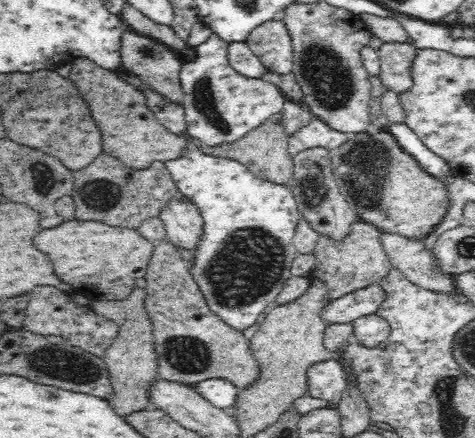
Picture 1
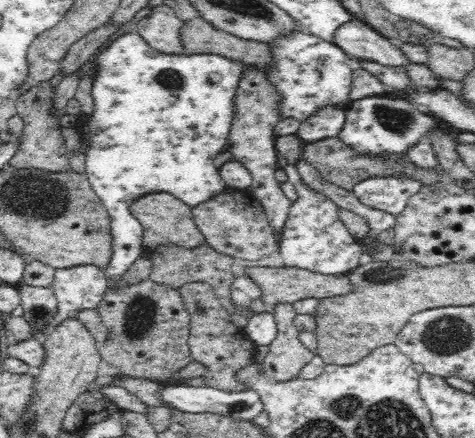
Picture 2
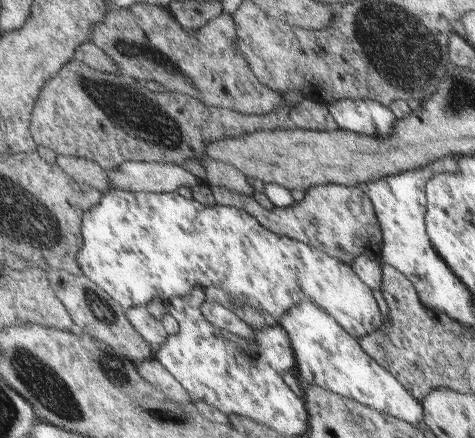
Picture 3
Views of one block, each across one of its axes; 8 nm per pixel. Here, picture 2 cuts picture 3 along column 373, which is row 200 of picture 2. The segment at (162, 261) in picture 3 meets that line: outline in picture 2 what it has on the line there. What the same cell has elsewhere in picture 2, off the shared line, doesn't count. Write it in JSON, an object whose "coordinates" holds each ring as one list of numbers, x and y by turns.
{"coordinates":[[282,164,290,182,298,188,302,200,298,204,290,206,290,214,286,220,286,226,278,240,278,250,286,262,286,268,302,268,310,270,314,274,334,274,334,276,346,276,360,268,366,262,362,242,356,240,348,232,348,228,342,224,338,204,326,198,324,194,308,188,302,184,302,176,296,166]]}

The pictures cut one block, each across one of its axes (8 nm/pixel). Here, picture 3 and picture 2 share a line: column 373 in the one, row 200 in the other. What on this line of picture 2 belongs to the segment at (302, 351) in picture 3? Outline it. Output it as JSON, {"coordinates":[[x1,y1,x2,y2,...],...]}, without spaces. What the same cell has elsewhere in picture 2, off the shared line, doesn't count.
{"coordinates":[[368,178,352,188,352,194,372,210,386,214,402,214,408,200,422,190,414,178]]}

